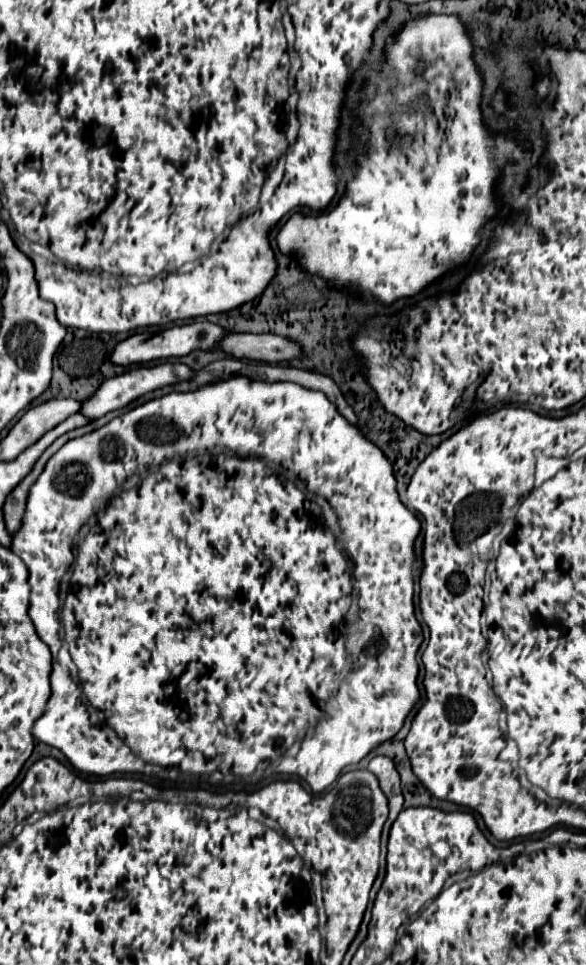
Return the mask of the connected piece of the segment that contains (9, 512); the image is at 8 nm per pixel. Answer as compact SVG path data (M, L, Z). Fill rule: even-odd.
M33 469L27 479L23 479L21 485L17 485L17 489L13 491L13 495L7 497L5 501L5 507L3 507L3 513L5 513L5 525L7 525L7 531L13 535L17 531L17 527L21 525L21 519L23 519L23 511L25 511L25 497L29 495L29 487L37 481L37 469Z

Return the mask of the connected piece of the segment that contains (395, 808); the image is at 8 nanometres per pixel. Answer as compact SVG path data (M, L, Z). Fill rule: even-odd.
M377 755L371 759L367 769L373 775L377 775L381 789L389 799L389 819L387 821L395 821L403 809L403 793L401 793L401 783L399 783L399 773L395 769L395 763L385 755Z

